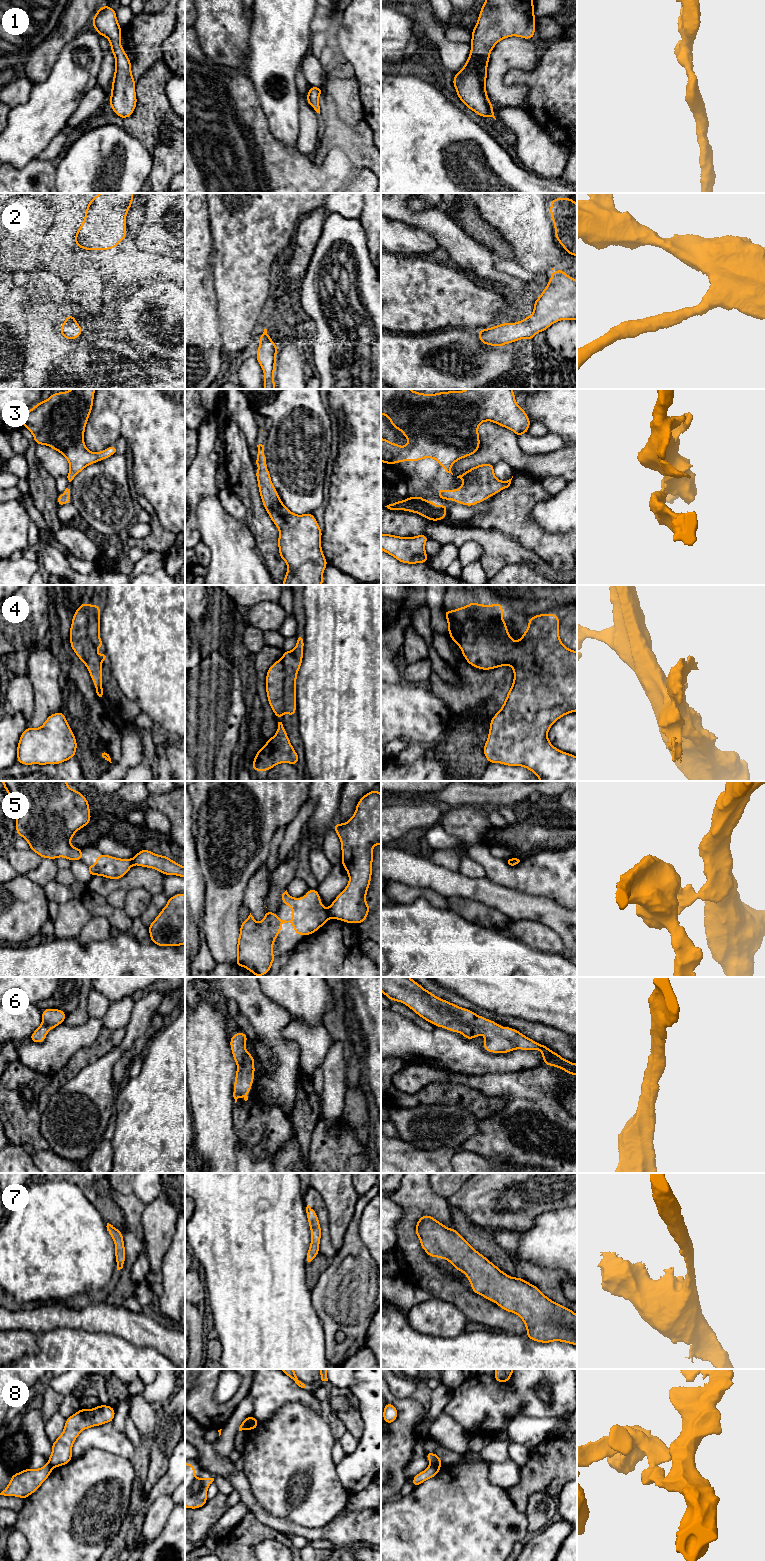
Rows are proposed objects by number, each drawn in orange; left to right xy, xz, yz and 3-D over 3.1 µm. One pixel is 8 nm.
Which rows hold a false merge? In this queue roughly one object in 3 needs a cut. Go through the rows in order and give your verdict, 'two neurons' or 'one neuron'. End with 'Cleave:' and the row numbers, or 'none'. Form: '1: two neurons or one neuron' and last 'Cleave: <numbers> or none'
1: one neuron
2: one neuron
3: one neuron
4: two neurons
5: two neurons
6: one neuron
7: one neuron
8: two neurons
Cleave: 4, 5, 8

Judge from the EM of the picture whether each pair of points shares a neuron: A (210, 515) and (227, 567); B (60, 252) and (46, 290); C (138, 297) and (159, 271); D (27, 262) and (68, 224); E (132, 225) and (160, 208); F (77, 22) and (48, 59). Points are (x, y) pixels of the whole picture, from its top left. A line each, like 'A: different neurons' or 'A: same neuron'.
A: same neuron
B: different neurons
C: different neurons
D: different neurons
E: different neurons
F: same neuron

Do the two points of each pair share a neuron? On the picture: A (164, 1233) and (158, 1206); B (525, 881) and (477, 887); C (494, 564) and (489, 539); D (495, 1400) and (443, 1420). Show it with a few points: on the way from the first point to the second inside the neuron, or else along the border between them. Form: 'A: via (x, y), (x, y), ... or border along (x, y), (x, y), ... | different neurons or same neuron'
A: via (159, 1226), (159, 1213) | same neuron
B: border along (486, 876), (497, 884), (519, 890) | different neurons
C: via (494, 558), (494, 545) | same neuron
D: border along (442, 1412), (449, 1415), (467, 1433) | different neurons

